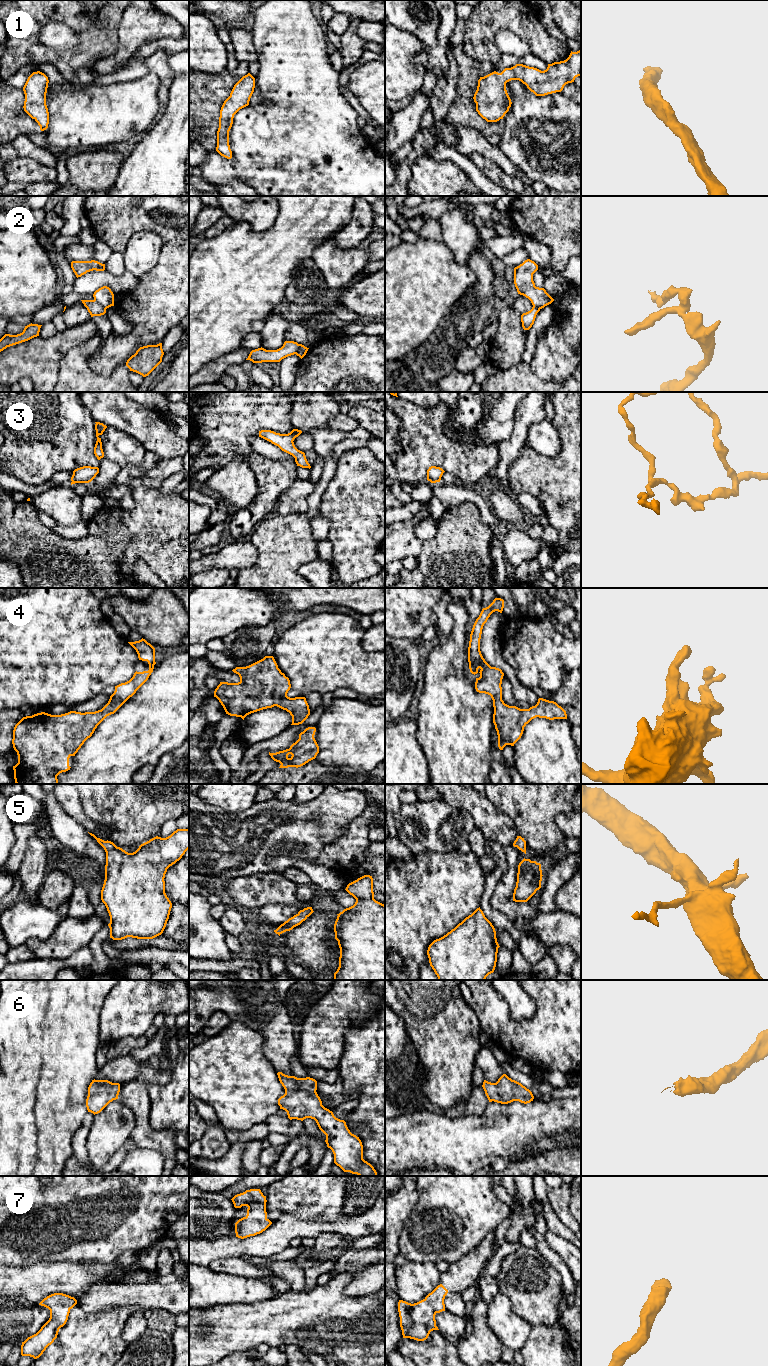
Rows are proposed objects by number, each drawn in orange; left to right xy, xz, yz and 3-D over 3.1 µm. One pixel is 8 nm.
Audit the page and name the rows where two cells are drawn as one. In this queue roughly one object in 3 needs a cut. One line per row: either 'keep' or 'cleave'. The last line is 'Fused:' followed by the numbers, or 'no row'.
1: keep
2: cleave
3: keep
4: keep
5: keep
6: keep
7: keep
Fused: 2

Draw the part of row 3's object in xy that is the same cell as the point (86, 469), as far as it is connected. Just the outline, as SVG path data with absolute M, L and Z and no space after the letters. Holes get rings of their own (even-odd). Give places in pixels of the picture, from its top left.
M83 466L73 471L71 485L75 483L89 483L99 473L98 467Z

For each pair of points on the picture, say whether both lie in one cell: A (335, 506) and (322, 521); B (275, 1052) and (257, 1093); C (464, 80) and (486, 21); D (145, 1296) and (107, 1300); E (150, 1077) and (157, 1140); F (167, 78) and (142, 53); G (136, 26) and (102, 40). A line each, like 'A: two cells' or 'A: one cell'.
A: two cells
B: two cells
C: two cells
D: one cell
E: one cell
F: two cells
G: two cells

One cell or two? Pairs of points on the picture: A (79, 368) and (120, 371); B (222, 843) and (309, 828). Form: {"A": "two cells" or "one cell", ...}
{"A": "one cell", "B": "one cell"}

